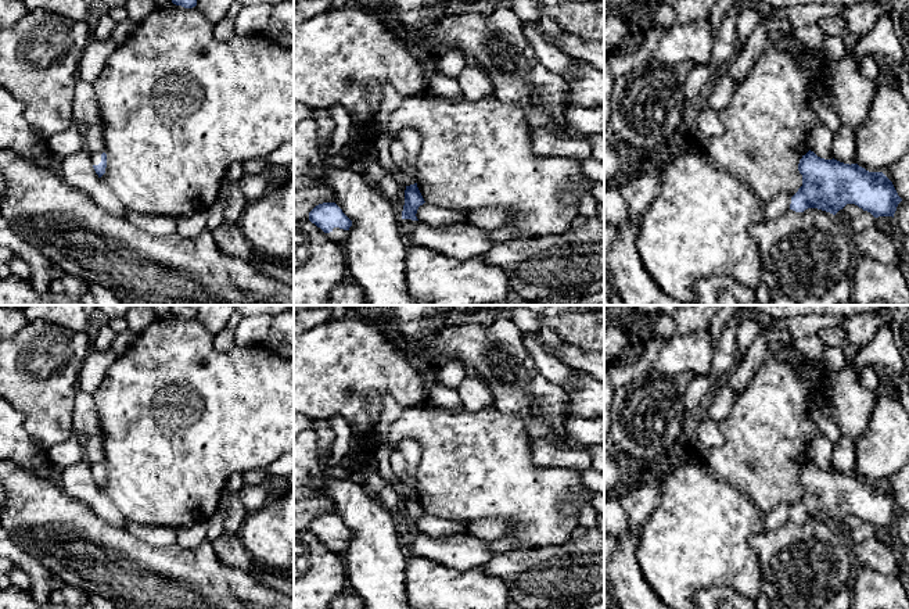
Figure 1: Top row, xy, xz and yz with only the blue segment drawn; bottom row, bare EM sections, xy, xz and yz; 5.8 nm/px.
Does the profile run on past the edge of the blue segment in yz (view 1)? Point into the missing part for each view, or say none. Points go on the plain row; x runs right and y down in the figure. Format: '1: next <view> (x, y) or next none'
1: next none

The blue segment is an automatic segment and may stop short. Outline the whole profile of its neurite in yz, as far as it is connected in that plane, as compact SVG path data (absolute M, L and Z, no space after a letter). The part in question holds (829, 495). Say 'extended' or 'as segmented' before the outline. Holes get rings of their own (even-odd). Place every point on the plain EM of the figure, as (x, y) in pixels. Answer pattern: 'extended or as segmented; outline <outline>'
as segmented; outline M808 462L798 474L802 486L802 497L791 508L790 520L804 523L818 519L836 526L847 515L855 515L874 529L892 527L902 509L898 506L892 492L883 483L869 483L858 474L844 474L837 470L824 470L813 462Z

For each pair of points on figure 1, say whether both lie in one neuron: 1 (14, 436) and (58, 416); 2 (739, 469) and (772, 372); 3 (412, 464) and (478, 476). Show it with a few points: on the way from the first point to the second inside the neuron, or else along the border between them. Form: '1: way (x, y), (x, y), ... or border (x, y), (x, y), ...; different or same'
1: border (14, 407), (25, 418), (29, 434), (47, 451); different
2: way (758, 445), (766, 437), (769, 429), (772, 396); same
3: border (406, 437), (412, 439), (419, 447), (416, 483); different

